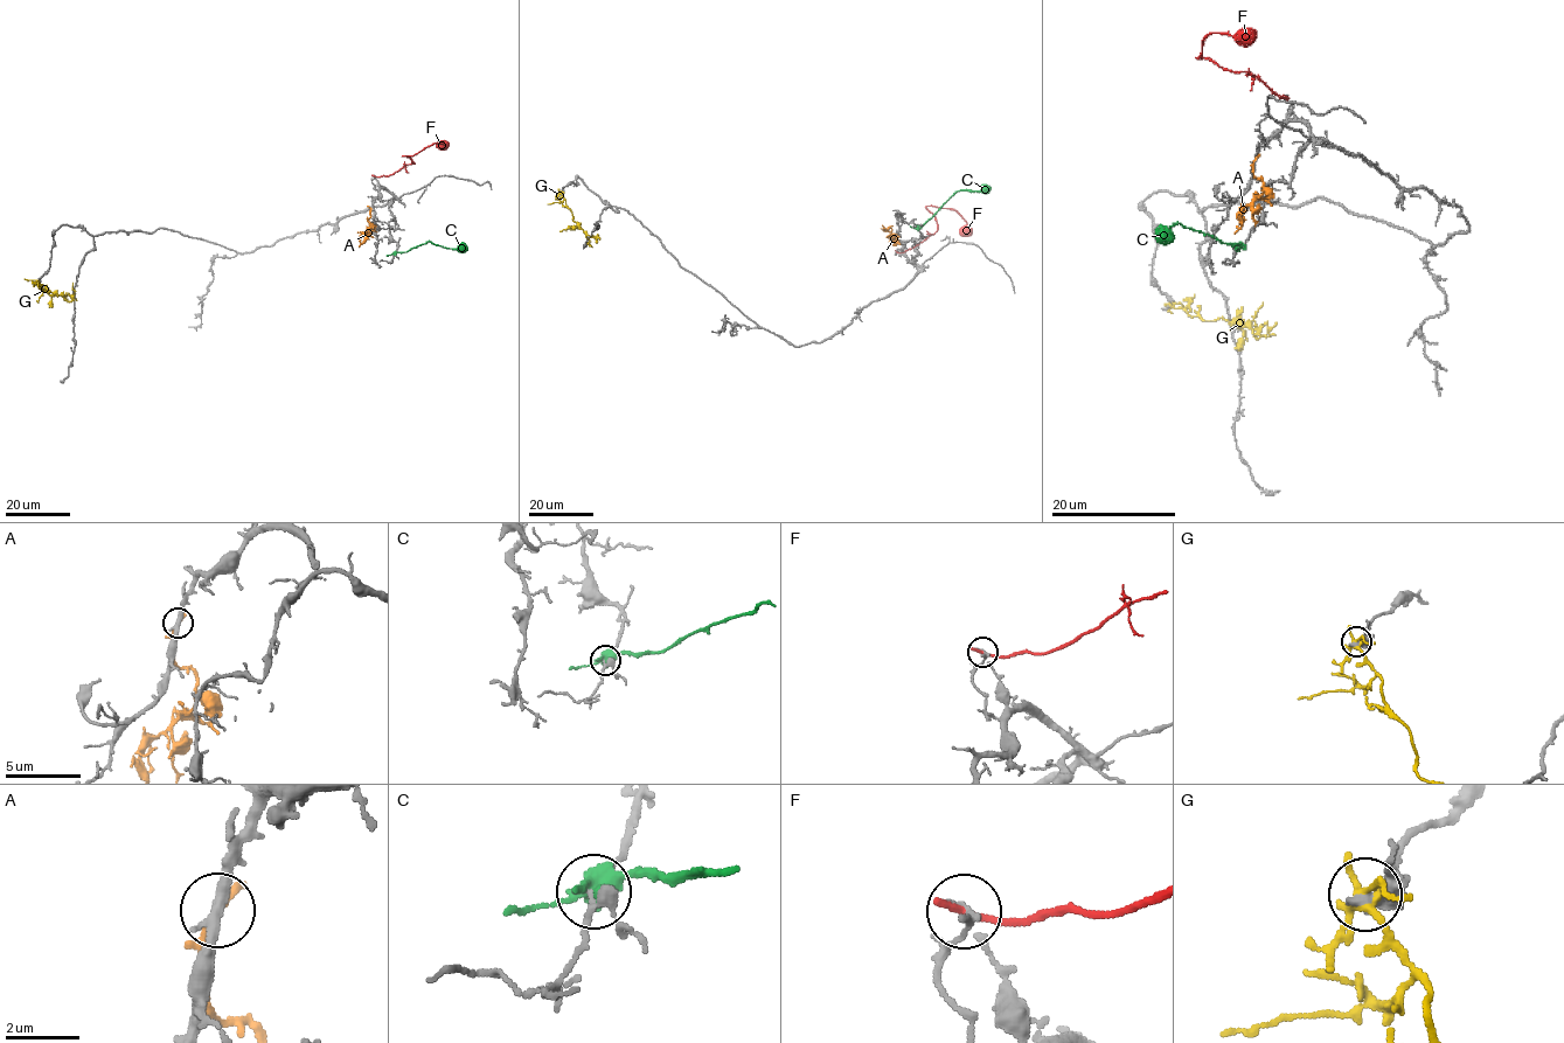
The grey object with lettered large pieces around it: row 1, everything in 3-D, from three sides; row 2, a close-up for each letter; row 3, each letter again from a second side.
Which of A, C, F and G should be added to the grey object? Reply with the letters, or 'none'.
none

